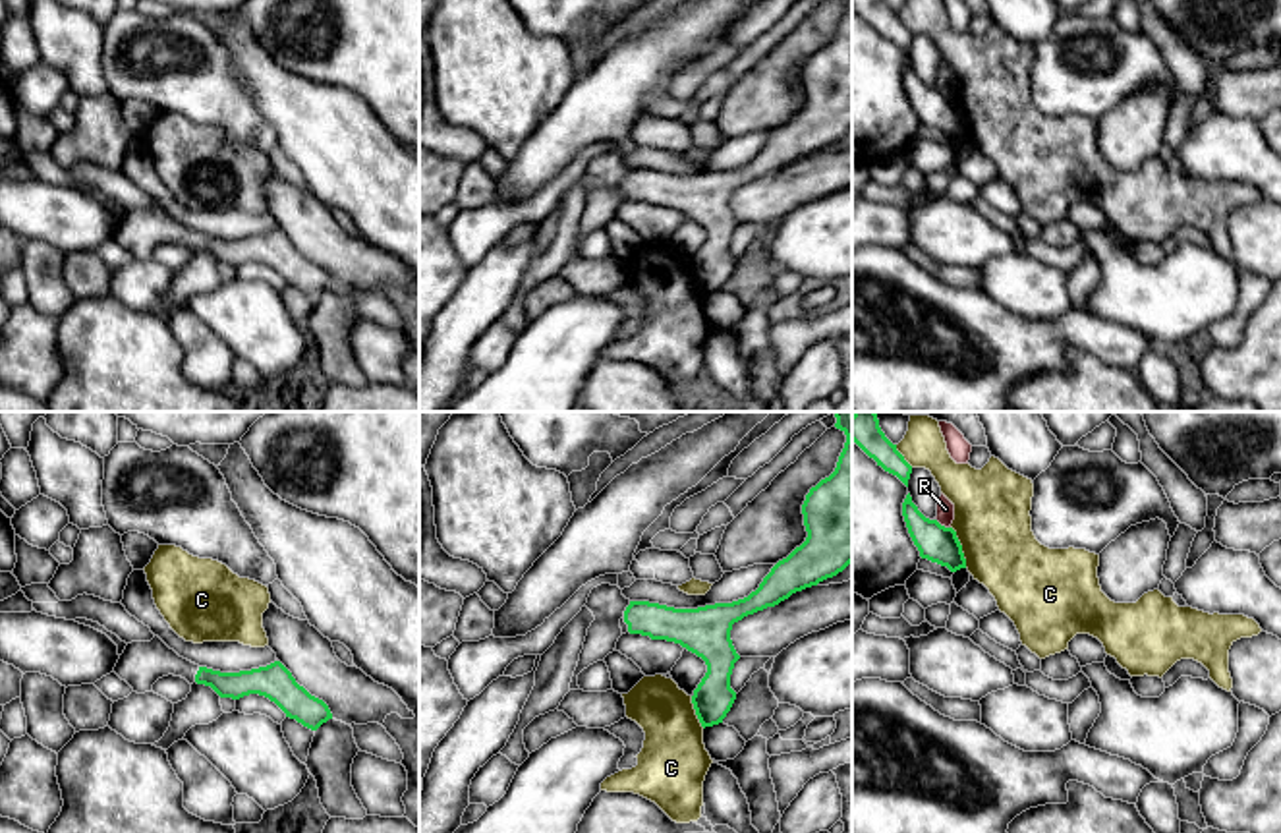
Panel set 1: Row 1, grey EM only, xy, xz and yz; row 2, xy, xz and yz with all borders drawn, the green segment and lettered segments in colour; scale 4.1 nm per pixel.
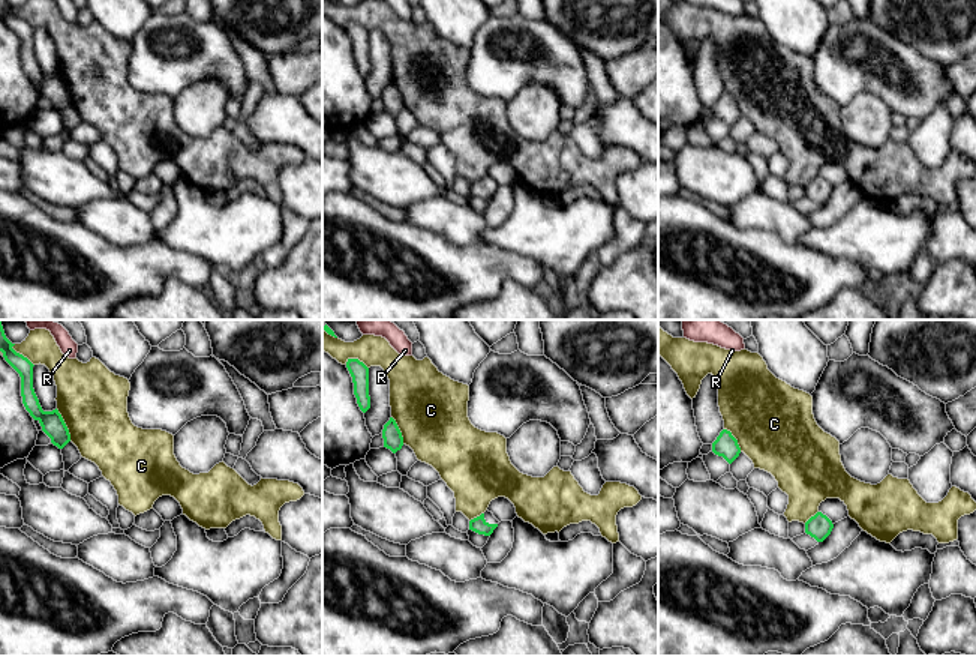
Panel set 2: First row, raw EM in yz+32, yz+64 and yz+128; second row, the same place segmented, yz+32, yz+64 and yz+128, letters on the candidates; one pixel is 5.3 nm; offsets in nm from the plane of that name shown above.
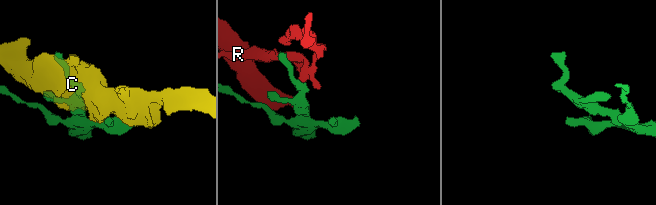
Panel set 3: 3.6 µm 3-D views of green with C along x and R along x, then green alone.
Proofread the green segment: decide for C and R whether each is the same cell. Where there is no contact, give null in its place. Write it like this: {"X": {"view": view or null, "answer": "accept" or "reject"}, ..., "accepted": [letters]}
{"C": {"view": "yz", "answer": "reject"}, "R": {"view": "yz", "answer": "reject"}, "accepted": []}

